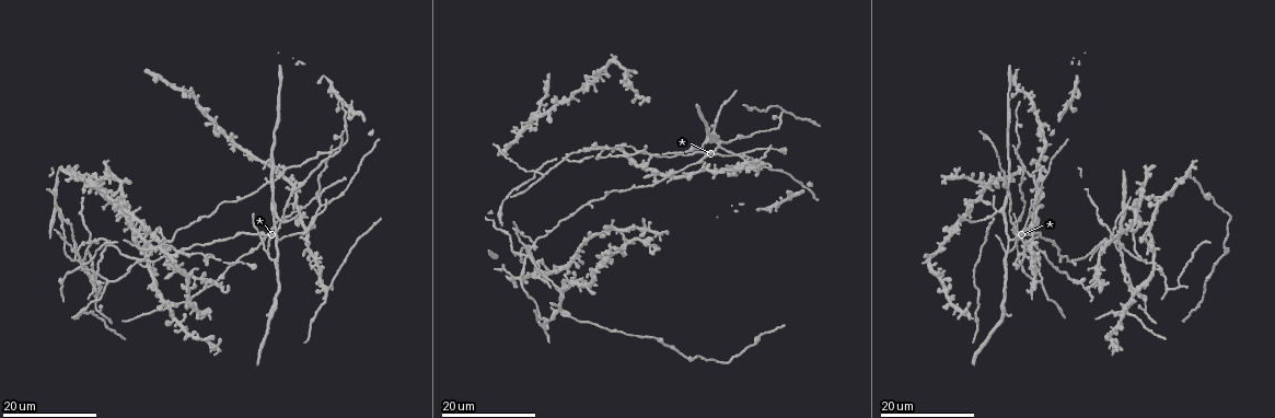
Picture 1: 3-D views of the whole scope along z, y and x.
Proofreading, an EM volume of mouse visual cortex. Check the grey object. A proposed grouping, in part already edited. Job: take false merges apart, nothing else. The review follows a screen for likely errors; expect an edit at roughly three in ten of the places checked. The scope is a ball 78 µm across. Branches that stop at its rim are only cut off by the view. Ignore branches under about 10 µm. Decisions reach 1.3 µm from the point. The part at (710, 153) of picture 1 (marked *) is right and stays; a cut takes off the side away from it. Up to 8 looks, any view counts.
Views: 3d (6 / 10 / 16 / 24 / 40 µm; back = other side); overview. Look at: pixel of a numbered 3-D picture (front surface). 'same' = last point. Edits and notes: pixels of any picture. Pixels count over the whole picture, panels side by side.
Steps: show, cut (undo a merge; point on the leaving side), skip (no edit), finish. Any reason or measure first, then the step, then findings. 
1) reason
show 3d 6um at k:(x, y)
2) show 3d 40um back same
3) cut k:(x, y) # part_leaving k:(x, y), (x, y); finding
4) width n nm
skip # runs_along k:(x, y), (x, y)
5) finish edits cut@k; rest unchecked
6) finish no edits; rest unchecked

show 3d 16um at 1:(323, 204)

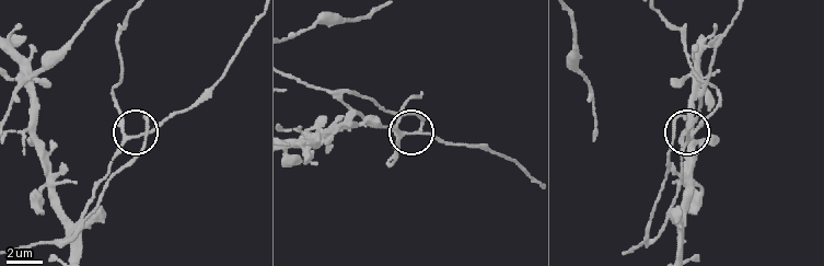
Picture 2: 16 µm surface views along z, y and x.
show 3d 10um at 2:(124, 136)

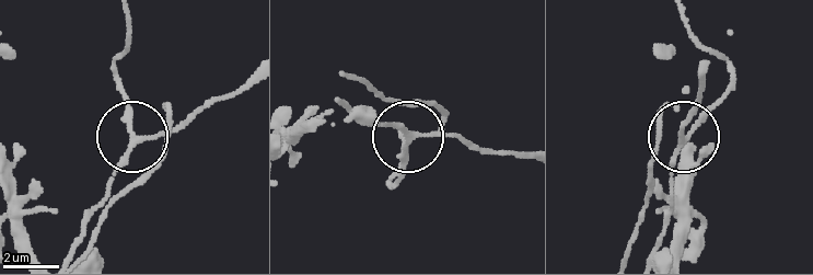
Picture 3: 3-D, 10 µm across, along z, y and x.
skip # runs_along 3:(649, 254), (665, 226), (673, 162), (687, 122); continuous, no second neuron

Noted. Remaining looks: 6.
show 3d 16um at 1:(1016, 151)

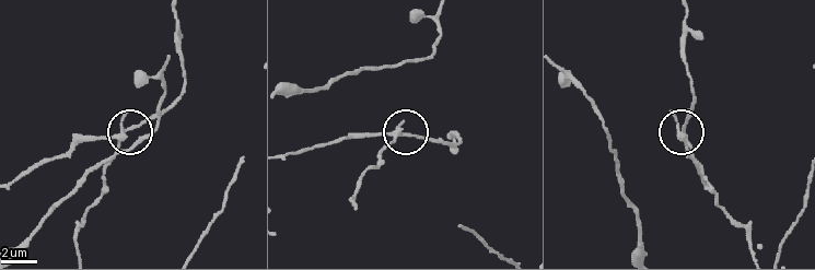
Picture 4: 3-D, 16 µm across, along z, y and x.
show 3d 10um at 4:(682, 137)

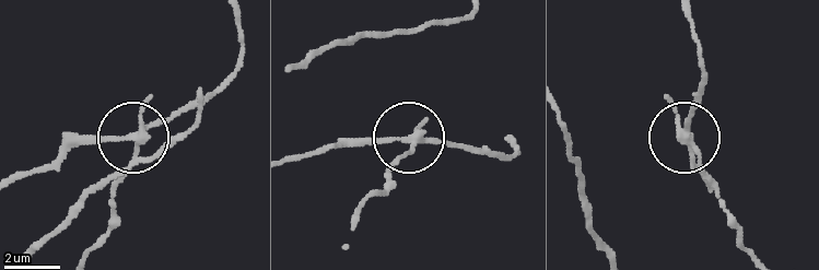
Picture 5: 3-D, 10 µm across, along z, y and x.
arms 4
cut 5:(405, 156) # part_leaving 5:(418, 139), (359, 214); two neurons meet here

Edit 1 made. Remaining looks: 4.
three-way junction
show 3d 24um at 1:(1041, 283)

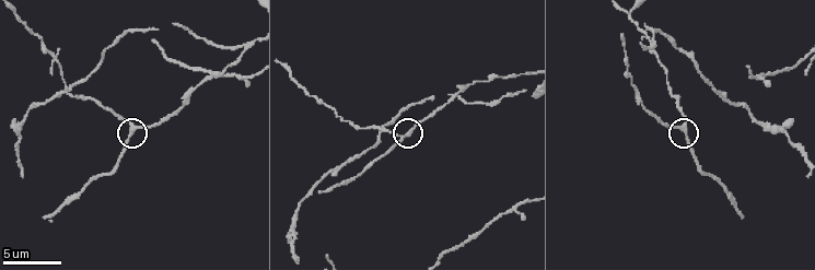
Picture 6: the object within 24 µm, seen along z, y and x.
show 3d 6um at 6:(133, 125)

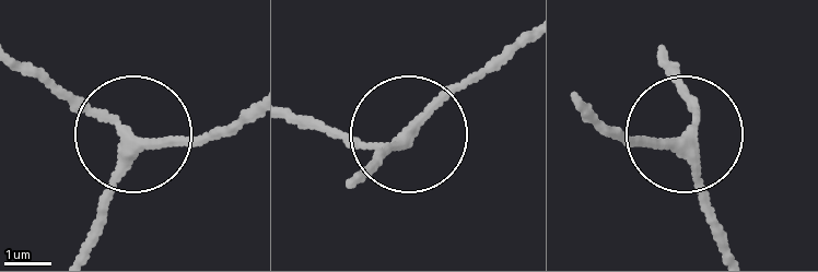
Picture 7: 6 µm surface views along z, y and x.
width 220 nm
skip # runs_along 7:(583, 108), (627, 136), (677, 140), (716, 238); one neuron here

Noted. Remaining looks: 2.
finish edits cut@5; rest unchecked

